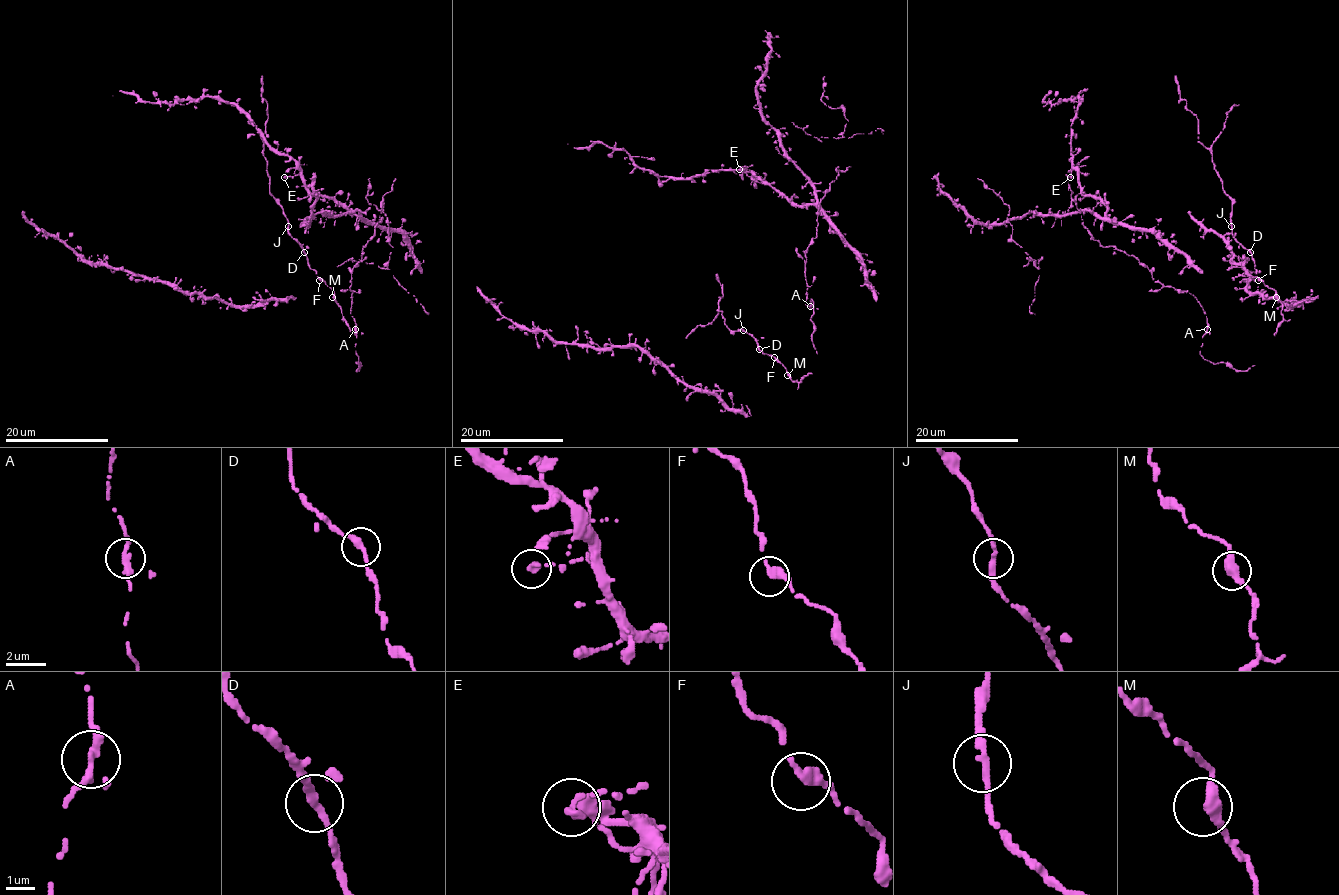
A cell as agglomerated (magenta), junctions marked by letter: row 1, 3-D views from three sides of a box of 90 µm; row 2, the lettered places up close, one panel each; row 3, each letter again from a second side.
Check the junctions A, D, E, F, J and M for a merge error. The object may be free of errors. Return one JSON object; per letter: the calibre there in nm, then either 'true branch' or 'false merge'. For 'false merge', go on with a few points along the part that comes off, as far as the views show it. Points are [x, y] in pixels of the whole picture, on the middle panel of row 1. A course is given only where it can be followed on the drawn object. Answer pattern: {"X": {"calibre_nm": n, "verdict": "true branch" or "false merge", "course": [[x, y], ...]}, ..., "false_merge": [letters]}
{"A": {"calibre_nm": 280, "verdict": "true branch"}, "D": {"calibre_nm": 280, "verdict": "true branch"}, "E": {"calibre_nm": 240, "verdict": "true branch"}, "F": {"calibre_nm": 320, "verdict": "true branch"}, "J": {"calibre_nm": 280, "verdict": "true branch"}, "M": {"calibre_nm": 380, "verdict": "true branch"}, "false_merge": []}

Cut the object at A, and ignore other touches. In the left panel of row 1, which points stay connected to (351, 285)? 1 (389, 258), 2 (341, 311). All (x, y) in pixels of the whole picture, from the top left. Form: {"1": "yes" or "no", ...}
{"1": "no", "2": "no"}

